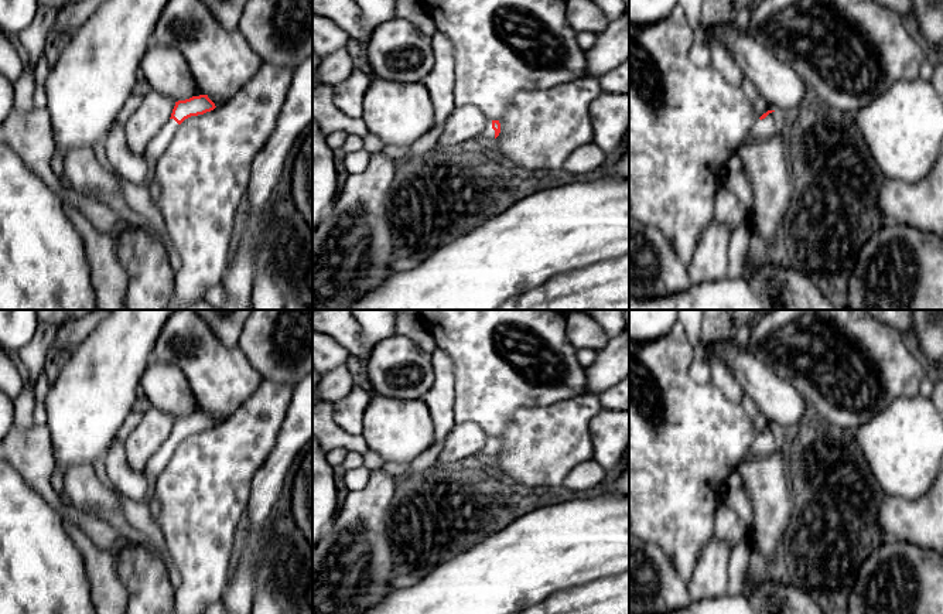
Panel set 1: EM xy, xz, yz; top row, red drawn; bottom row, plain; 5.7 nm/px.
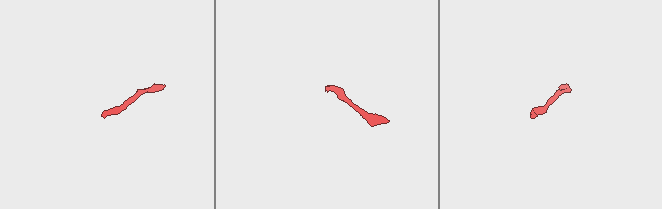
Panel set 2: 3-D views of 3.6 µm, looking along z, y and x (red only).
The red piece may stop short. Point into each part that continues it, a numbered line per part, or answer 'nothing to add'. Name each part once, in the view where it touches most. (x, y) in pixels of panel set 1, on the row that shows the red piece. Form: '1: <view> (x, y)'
1: xz (488, 133)

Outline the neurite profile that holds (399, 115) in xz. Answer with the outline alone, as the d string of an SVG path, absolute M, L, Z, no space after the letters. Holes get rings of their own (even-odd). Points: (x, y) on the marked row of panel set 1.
M373 78L363 96L368 130L385 146L410 147L434 127L434 110L423 81L404 85Z

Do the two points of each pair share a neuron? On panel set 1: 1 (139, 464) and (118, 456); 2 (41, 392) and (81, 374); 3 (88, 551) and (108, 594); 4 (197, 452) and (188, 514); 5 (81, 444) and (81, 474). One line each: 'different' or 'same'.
1: different
2: different
3: same
4: same
5: different

